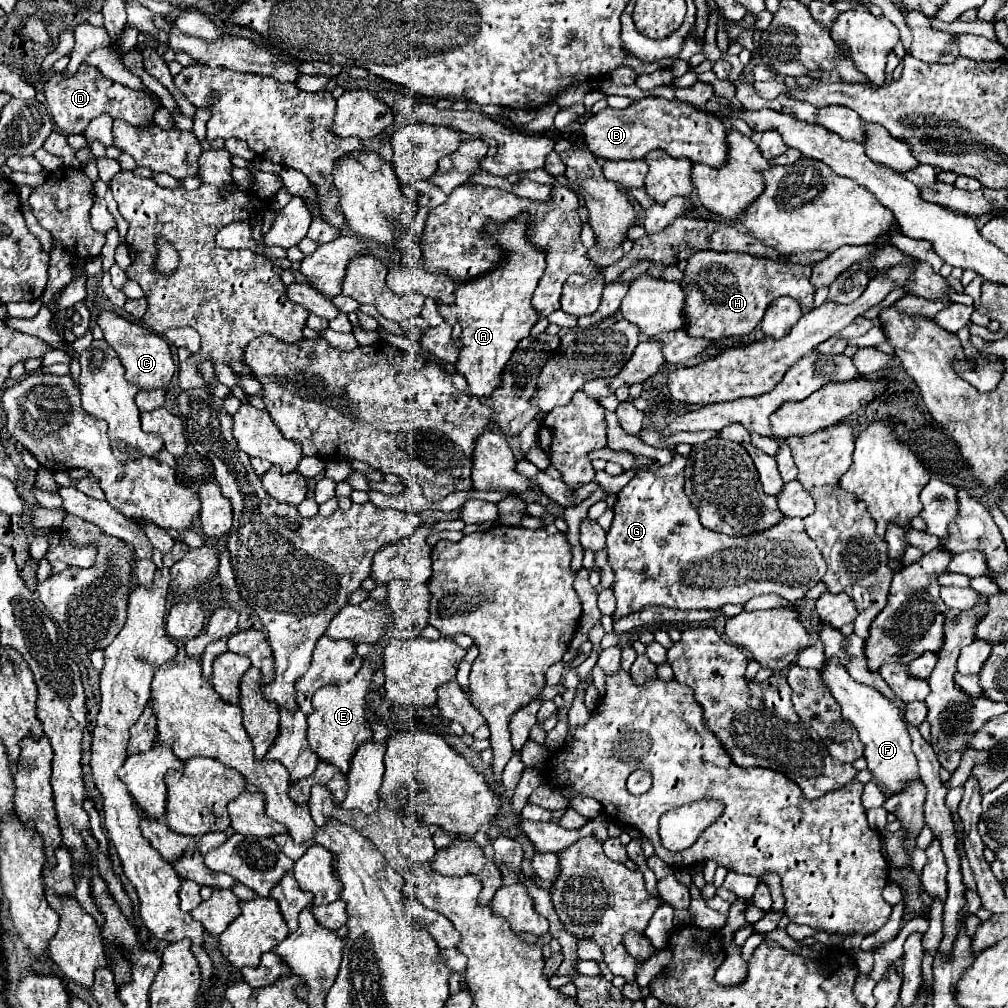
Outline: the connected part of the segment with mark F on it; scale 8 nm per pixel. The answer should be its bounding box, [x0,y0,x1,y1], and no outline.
[821,660,919,796]

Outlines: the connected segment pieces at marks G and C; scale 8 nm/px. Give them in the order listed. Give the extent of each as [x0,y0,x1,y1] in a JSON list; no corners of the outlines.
[[607,454,825,620],[97,310,175,390]]

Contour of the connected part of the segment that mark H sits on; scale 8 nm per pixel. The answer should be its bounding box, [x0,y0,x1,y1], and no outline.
[681,252,815,336]

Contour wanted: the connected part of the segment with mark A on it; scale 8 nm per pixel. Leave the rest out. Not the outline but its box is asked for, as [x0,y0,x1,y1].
[439,216,545,398]

